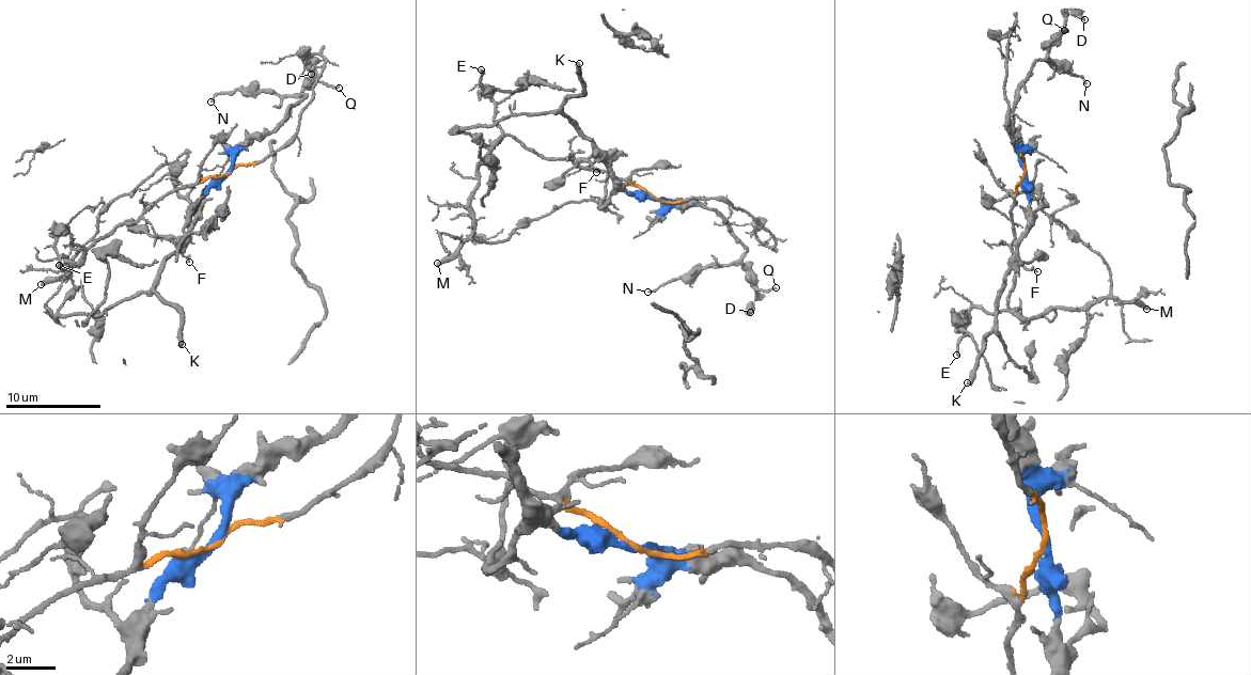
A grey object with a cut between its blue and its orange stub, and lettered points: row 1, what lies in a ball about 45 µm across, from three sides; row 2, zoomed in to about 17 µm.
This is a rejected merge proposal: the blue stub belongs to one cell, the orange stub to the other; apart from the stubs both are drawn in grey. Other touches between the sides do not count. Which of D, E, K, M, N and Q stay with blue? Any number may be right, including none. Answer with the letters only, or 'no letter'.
D, K, N, Q

